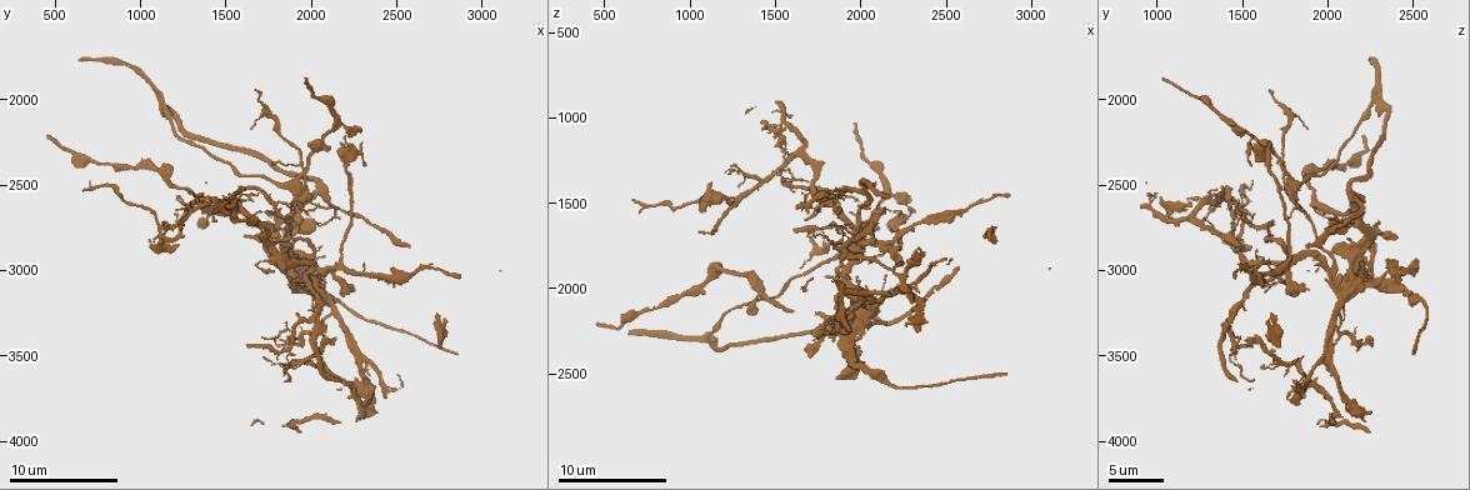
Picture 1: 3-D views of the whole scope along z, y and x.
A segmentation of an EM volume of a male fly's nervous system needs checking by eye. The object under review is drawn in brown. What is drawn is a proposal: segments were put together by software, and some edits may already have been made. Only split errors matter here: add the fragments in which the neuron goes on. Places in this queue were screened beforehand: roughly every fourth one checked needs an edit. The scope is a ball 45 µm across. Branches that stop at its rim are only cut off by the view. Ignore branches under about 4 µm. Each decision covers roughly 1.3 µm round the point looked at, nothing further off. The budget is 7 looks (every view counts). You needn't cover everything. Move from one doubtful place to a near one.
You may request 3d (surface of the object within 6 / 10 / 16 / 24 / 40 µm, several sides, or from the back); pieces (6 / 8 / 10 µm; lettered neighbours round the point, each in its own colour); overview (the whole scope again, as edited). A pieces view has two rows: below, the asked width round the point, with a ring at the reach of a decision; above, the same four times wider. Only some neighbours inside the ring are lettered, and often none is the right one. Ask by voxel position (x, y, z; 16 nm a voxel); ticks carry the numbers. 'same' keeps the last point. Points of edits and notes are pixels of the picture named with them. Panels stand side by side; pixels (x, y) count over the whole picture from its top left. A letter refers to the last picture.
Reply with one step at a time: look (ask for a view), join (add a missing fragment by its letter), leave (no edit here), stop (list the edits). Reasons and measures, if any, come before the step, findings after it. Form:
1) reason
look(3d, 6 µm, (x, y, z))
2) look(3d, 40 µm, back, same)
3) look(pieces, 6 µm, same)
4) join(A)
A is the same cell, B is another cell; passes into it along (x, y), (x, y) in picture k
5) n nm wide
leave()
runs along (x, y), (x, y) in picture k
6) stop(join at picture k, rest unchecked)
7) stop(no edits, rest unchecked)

branch stops here
look(3d, 6 µm, (1640, 2780, 1660))

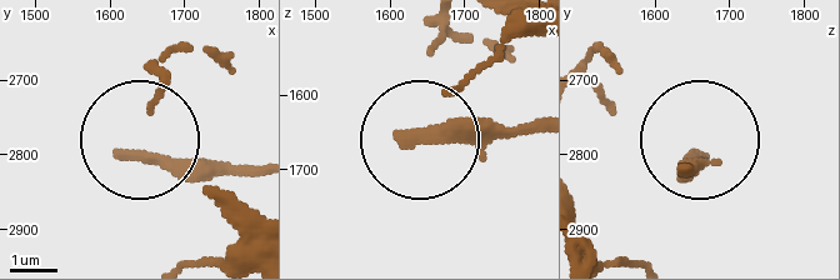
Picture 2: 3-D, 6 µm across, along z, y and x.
look(pieces, 10 µm, (1620, 2800, 1655))

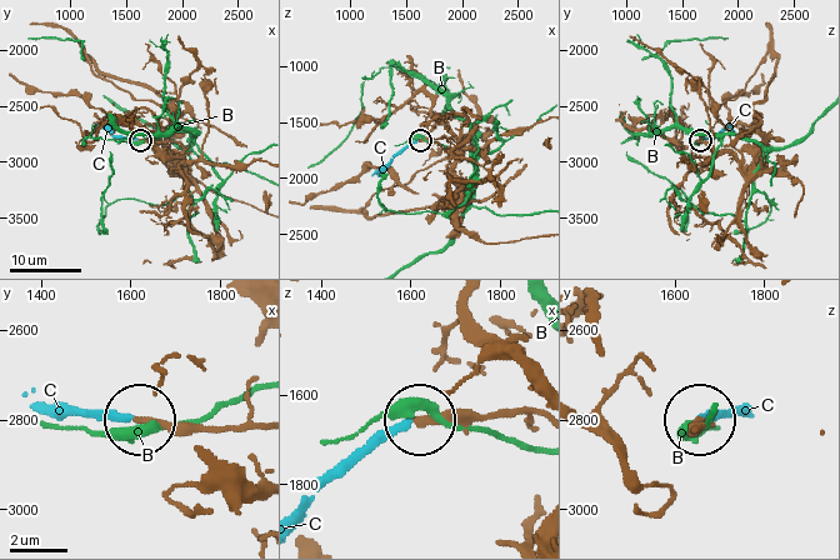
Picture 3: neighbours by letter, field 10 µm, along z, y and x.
join(C)
C is the same cell, B is another cell; passes into it along (211, 426), (41, 409) in picture 3; the neuron continues

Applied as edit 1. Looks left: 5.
see it whole again
look(overview)

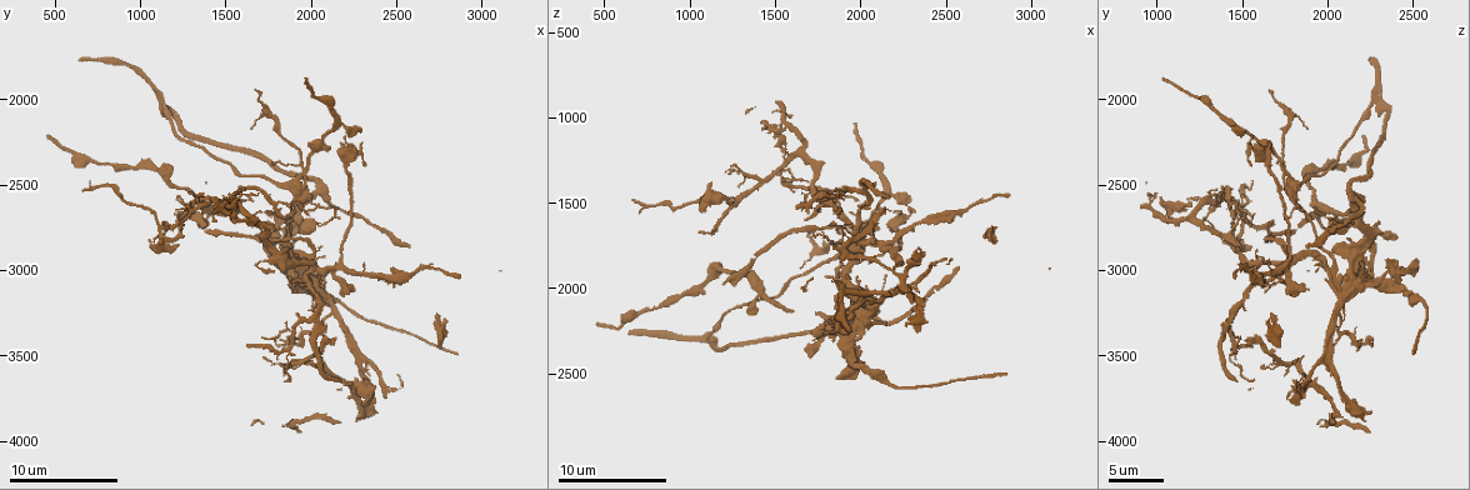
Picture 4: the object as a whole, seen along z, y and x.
an open end
look(pieces, 6 µm, (1840, 2700, 1460))

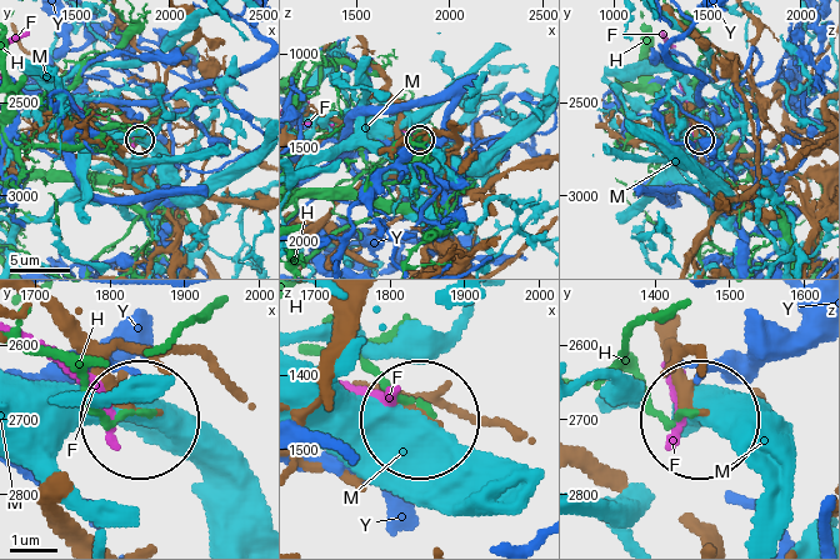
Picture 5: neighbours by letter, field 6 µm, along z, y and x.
140 nm wide
leave()
F, H, M and Y are other cells; runs along (39, 301), (143, 409) in picture 5; none of them fits

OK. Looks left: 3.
branch stops here
look(pieces, 8 µm, (2120, 2980, 2200))

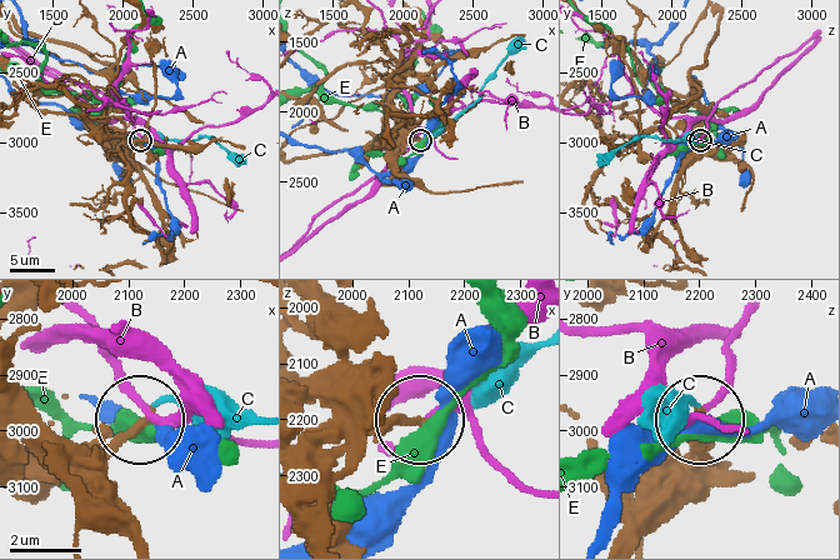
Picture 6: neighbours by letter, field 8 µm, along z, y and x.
join(C)
C is the same cell, A, B and E are other cells; the neuron continues

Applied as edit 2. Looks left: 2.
redraw
look(overview)

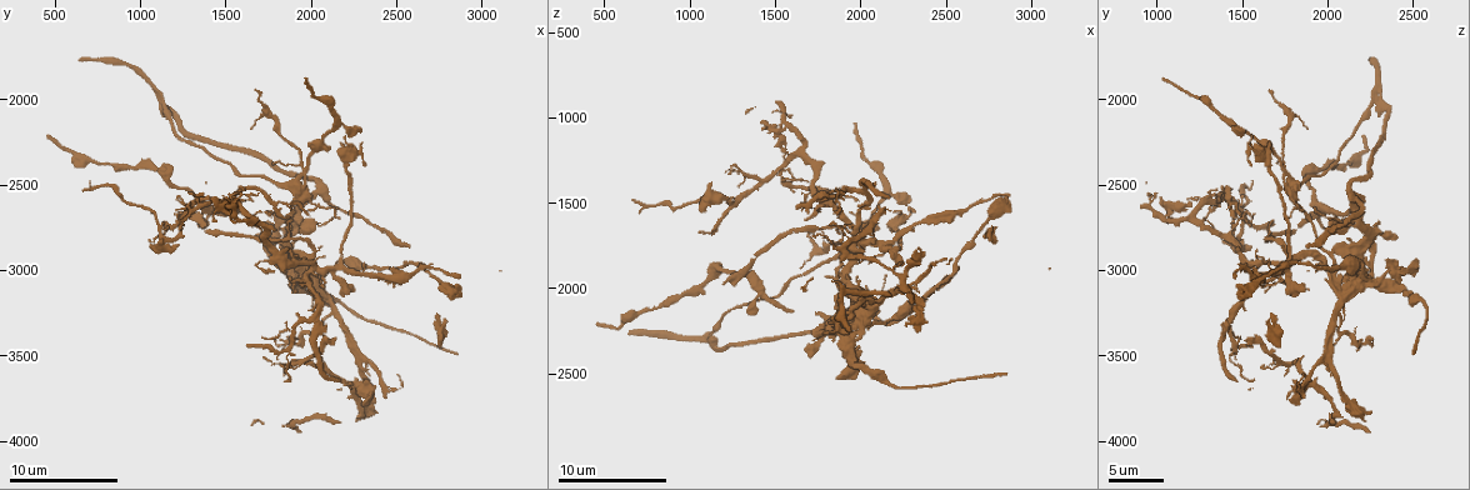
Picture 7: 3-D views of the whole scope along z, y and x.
thin end
look(pieces, 6 µm, (1740, 2700, 2300))

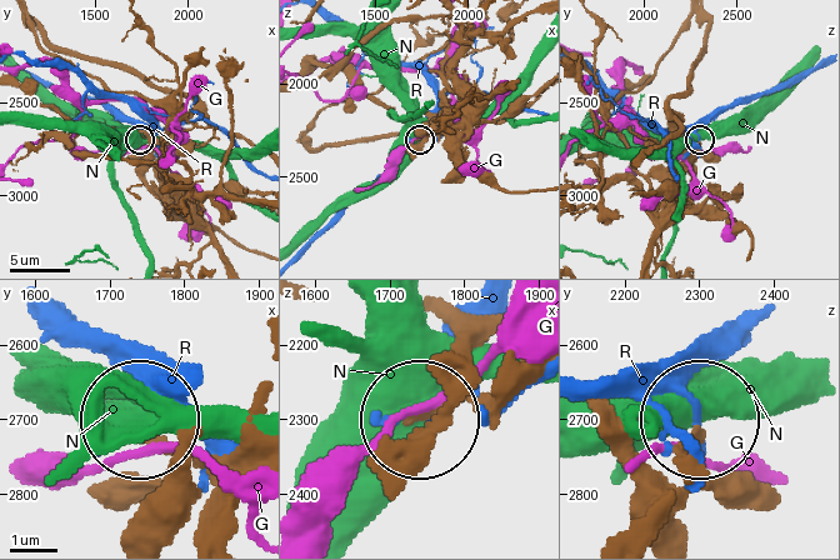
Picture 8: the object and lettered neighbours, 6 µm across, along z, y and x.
leave()
G, N and R are other cells; runs along (490, 398), (421, 414) in picture 8; no lettered fragment goes on from it

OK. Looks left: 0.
stop(join at picture 3, join at picture 6, rest unchecked)

